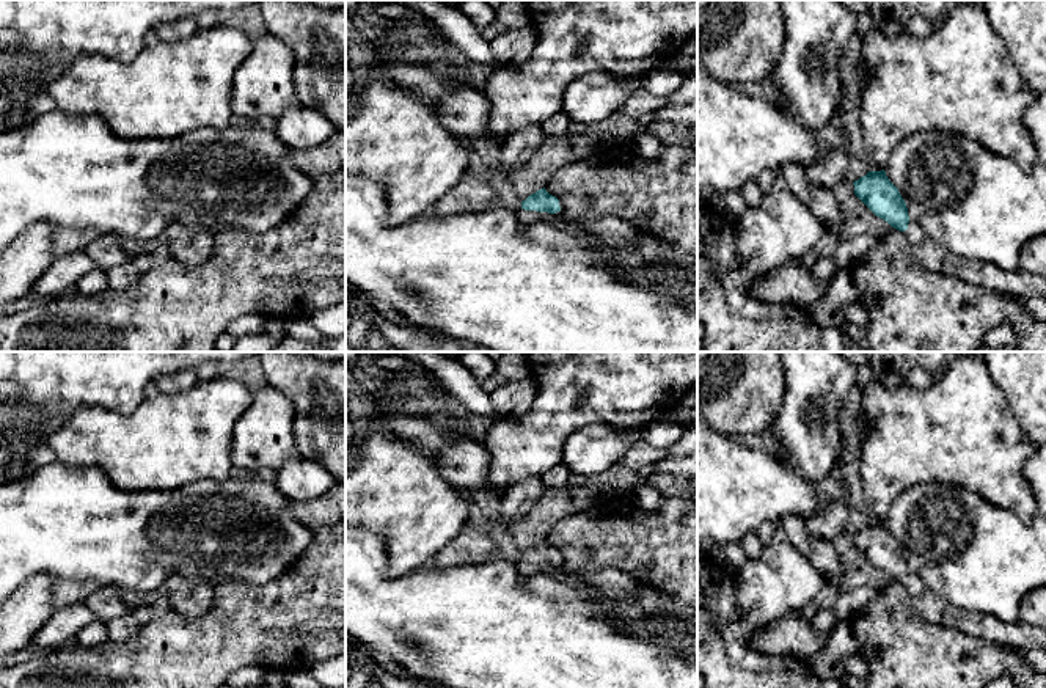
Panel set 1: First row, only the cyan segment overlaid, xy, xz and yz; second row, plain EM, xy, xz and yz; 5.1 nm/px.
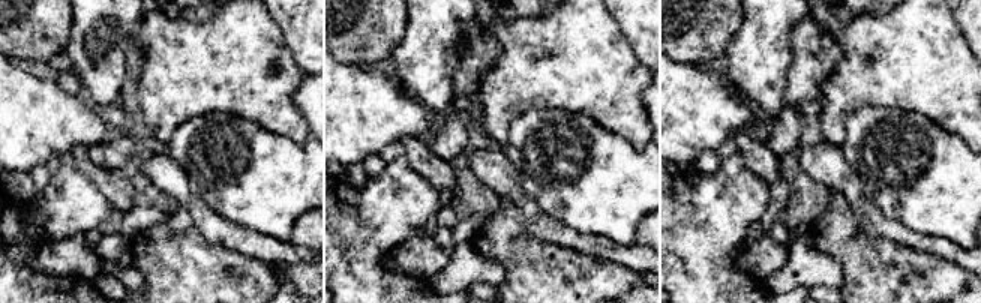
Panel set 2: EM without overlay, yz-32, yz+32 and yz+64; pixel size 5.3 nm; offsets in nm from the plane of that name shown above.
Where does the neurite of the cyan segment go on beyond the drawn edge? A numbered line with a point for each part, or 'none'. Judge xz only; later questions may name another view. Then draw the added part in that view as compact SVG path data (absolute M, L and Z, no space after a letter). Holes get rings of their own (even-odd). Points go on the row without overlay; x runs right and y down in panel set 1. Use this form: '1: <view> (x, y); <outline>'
1: xz (526, 569); M520 561L517 565L518 565L520 573L525 576L536 575L542 572L545 567L548 567L548 564L525 562L525 561Z

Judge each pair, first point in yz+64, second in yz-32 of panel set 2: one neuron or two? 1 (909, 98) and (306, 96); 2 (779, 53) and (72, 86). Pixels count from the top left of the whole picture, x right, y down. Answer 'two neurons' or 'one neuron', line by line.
1: two neurons
2: two neurons

